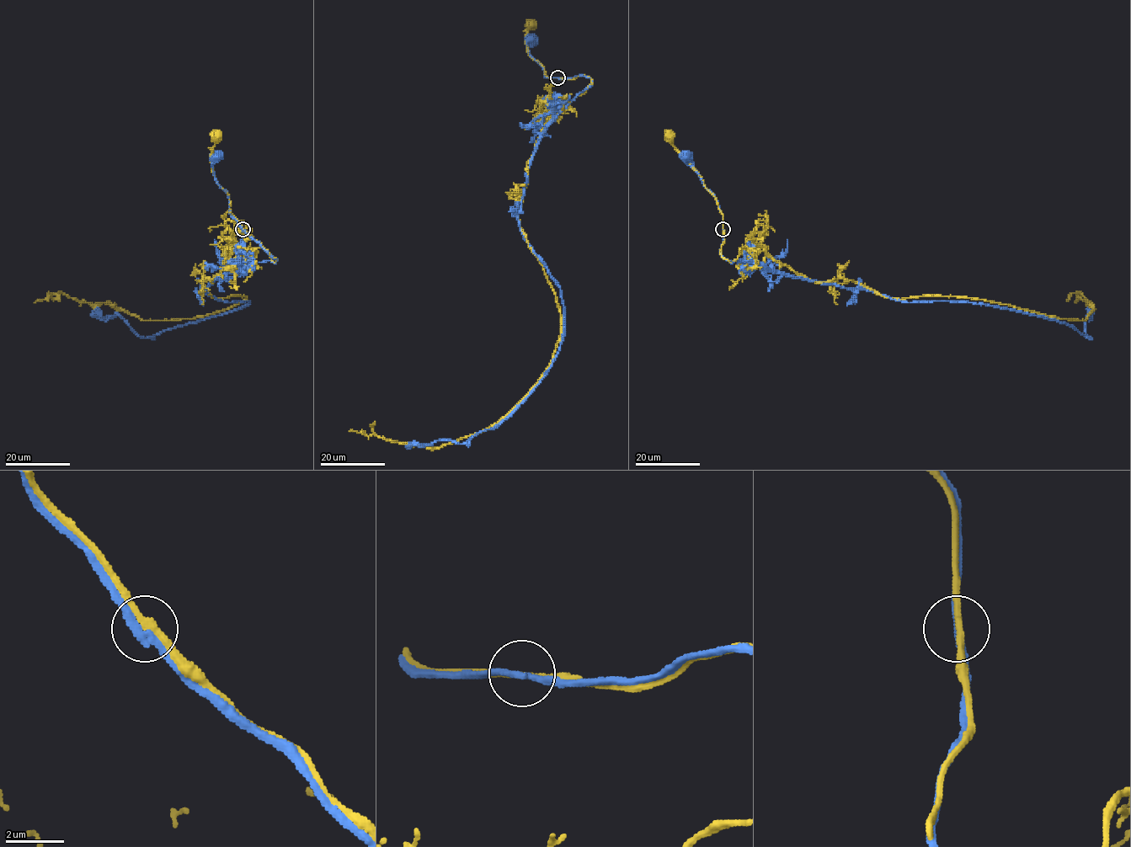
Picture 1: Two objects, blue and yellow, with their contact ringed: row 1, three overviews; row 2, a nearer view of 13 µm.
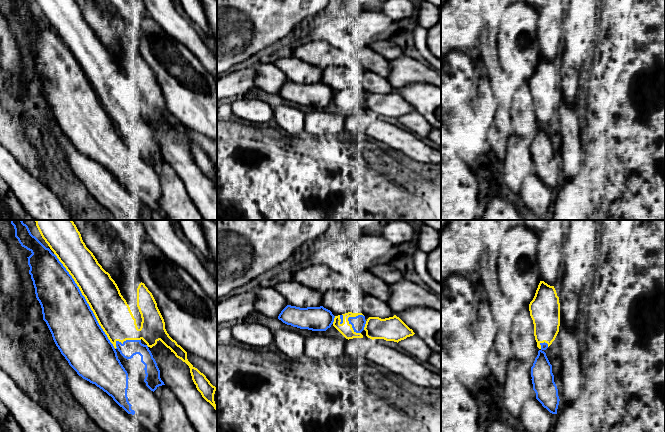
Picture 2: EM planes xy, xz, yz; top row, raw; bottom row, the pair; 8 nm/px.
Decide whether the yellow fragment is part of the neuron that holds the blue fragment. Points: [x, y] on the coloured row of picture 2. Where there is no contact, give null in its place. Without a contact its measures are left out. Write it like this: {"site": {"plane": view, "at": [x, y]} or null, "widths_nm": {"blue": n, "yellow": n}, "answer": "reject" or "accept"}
{"site": {"plane": "xy", "at": [93, 314]}, "widths_nm": {"blue": 380, "yellow": 280}, "answer": "reject"}

